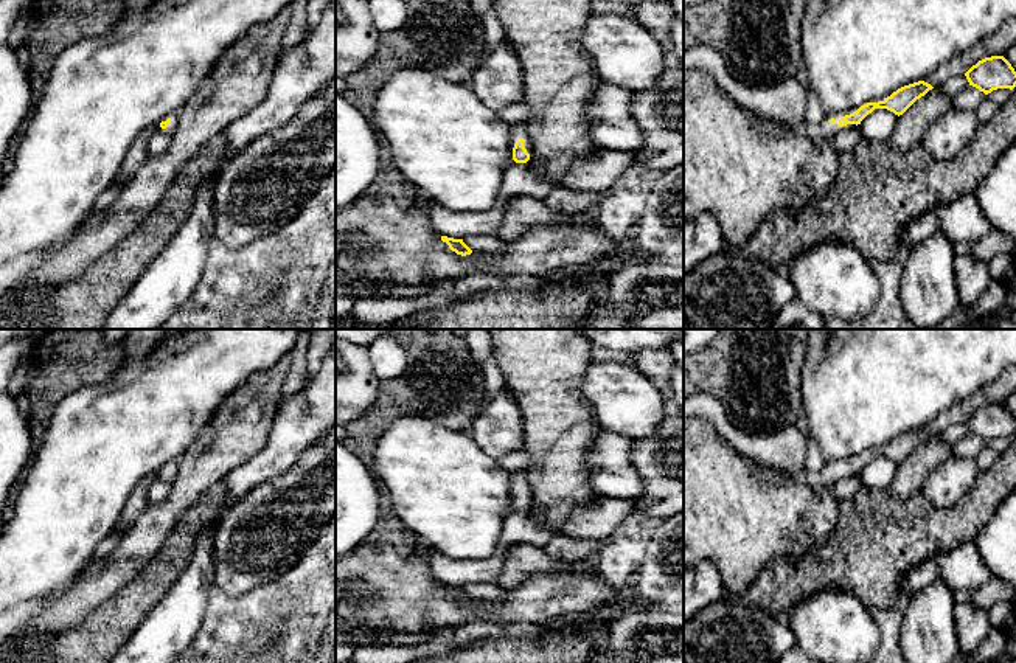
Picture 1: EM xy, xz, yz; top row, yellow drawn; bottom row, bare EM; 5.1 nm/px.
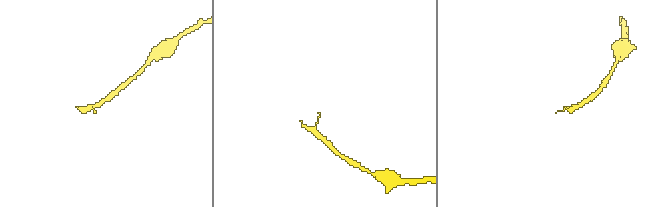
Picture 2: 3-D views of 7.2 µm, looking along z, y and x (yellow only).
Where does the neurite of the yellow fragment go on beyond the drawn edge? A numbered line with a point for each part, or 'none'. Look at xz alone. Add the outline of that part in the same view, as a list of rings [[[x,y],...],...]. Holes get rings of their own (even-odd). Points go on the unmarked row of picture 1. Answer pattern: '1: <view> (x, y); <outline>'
1: xz (519, 479); [[[525,470],[513,472],[513,477],[511,477],[511,495],[514,495],[514,492],[516,492],[516,489],[519,486],[524,488],[524,494],[525,494],[527,500],[530,502],[530,508],[527,509],[527,511],[530,511],[531,506],[533,506],[533,494],[531,494],[530,484],[527,481]]]

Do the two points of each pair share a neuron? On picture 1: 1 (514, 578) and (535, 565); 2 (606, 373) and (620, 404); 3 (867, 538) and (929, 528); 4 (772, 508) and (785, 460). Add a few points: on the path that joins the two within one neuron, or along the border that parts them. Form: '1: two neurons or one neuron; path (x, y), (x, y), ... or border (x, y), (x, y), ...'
1: one neuron; path (519, 573), (530, 565)
2: one neuron; path (606, 381), (620, 396)
3: one neuron; path (883, 538), (914, 531)
4: two neurons; border (748, 458), (796, 475)

